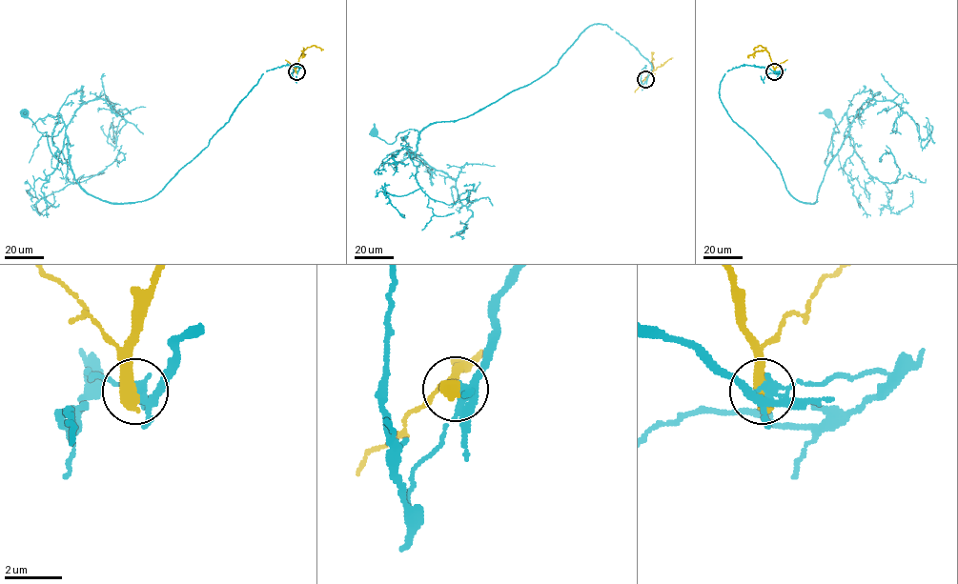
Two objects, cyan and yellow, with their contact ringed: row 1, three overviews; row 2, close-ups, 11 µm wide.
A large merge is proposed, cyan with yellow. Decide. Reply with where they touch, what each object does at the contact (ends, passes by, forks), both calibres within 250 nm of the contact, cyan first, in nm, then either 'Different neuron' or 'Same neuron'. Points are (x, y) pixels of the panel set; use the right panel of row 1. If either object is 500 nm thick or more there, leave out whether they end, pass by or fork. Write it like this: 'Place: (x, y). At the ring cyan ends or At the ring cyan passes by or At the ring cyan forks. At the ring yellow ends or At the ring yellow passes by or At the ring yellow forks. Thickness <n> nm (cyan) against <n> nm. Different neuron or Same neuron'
Place: (774, 71). Thickness 240 nm (cyan) against 600 nm. Different neuron

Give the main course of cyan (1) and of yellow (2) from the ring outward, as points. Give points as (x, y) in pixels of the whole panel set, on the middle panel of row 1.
1: (645, 79), (651, 65), (597, 23), (548, 72), (472, 114), (419, 132), (405, 130), (390, 144), (374, 132)
2: (645, 79), (673, 58)

